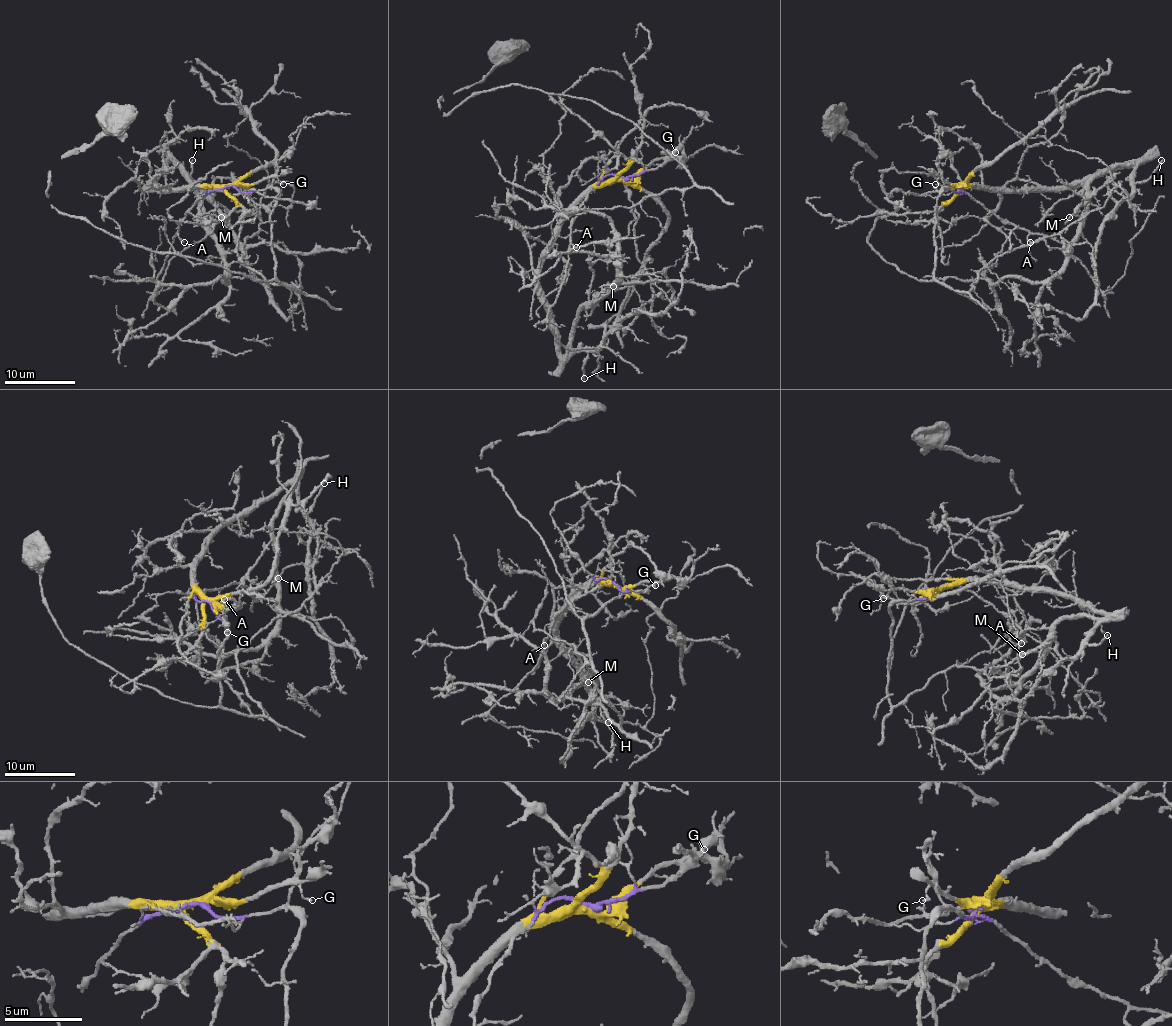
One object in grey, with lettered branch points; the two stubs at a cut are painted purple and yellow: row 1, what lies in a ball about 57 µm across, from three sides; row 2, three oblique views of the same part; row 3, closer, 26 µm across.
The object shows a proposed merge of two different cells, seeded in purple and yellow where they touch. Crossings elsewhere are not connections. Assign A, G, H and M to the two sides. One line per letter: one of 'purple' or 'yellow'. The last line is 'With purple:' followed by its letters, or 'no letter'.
A: purple
G: yellow
H: yellow
M: yellow
With purple: A

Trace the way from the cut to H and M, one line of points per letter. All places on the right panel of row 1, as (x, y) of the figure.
H: (961, 186), (1027, 188), (1085, 184), (1098, 176), (1139, 161), (1133, 167), (1135, 183), (1149, 177), (1162, 160)
M: (961, 186), (1085, 184), (1137, 160), (1101, 170), (1089, 184), (1087, 209), (1068, 222), (1070, 216)

